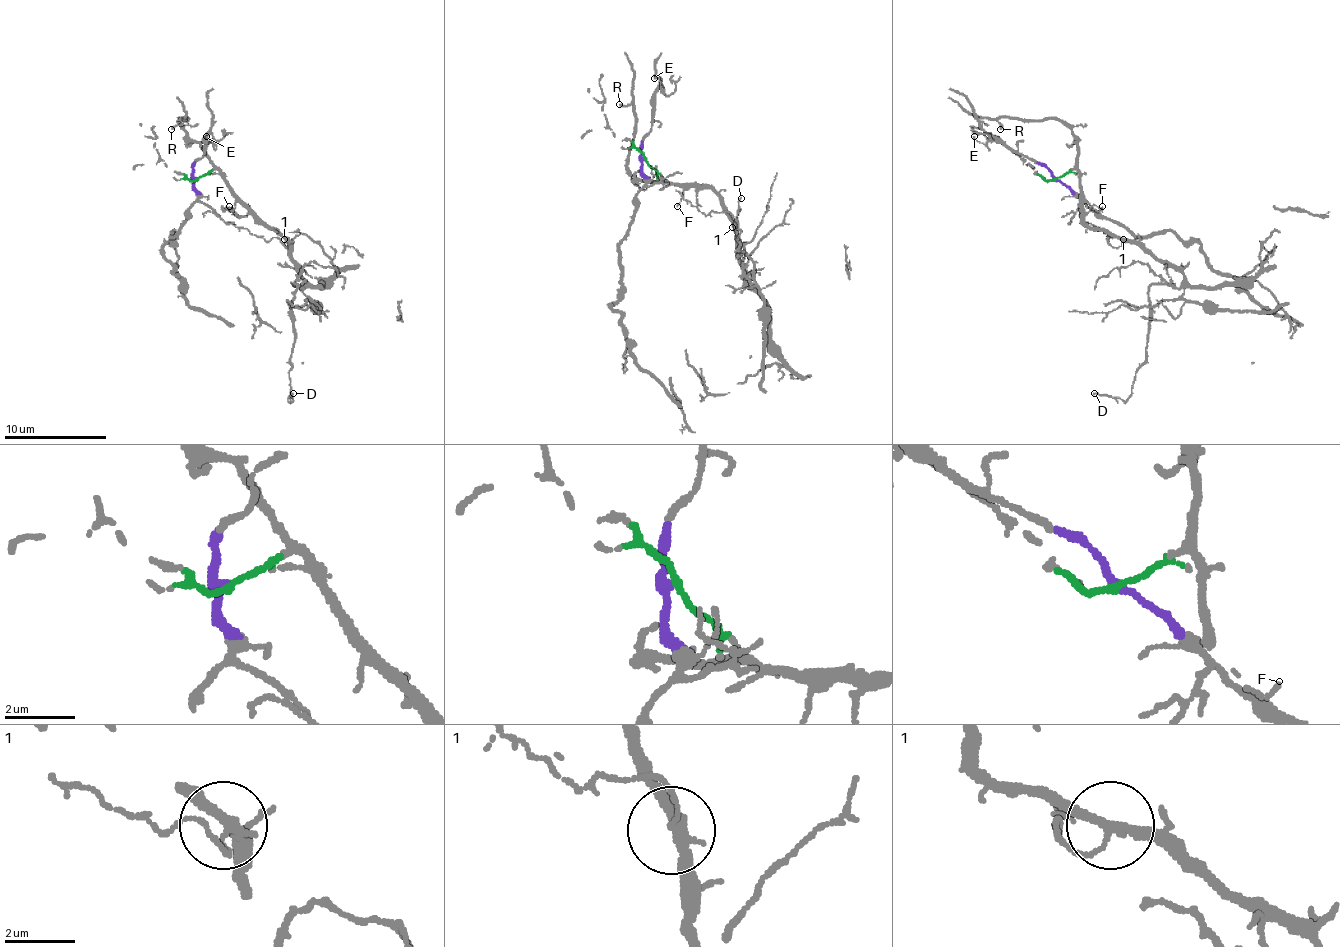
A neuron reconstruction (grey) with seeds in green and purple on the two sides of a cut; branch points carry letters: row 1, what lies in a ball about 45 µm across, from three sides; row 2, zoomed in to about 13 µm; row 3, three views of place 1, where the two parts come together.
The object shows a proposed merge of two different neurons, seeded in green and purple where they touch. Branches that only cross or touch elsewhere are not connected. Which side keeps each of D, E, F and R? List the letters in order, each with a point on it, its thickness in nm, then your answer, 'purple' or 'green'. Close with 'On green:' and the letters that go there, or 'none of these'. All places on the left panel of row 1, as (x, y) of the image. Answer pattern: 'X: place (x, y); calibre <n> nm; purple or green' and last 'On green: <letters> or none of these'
D: place (293, 393); calibre 130 nm; green
E: place (206, 136); calibre 120 nm; purple
F: place (229, 206); calibre 120 nm; green
R: place (171, 129); calibre 100 nm; green
On green: D, F, R

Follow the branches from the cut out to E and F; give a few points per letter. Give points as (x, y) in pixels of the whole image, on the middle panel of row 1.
E: (643, 159), (640, 147), (651, 129), (653, 96), (661, 90), (661, 83), (653, 78)
F: (643, 159), (663, 180), (684, 190), (676, 205)

